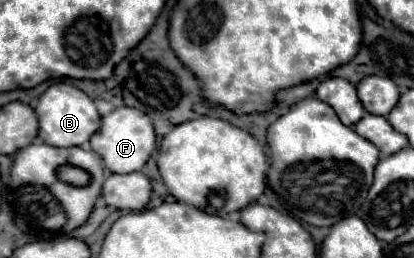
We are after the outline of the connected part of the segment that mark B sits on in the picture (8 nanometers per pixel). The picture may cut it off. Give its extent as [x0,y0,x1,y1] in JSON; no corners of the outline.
[35,83,101,147]

